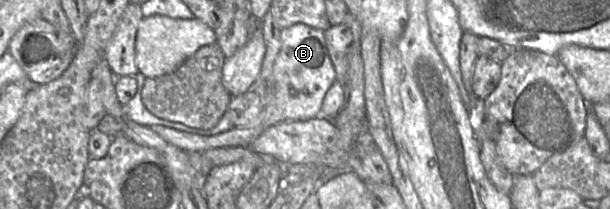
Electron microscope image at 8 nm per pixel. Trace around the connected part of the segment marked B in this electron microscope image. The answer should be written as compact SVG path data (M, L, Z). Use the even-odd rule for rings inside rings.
M297 23L281 30L281 49L274 63L274 77L276 81L276 95L274 100L264 107L260 119L254 124L234 127L232 130L217 134L215 136L200 136L186 132L177 131L165 126L152 125L151 130L157 133L166 142L182 149L186 152L204 152L213 148L222 147L250 147L269 127L284 121L309 120L317 118L321 114L324 97L333 83L336 81L336 72L329 56L324 37L324 31L312 28L303 23Z

